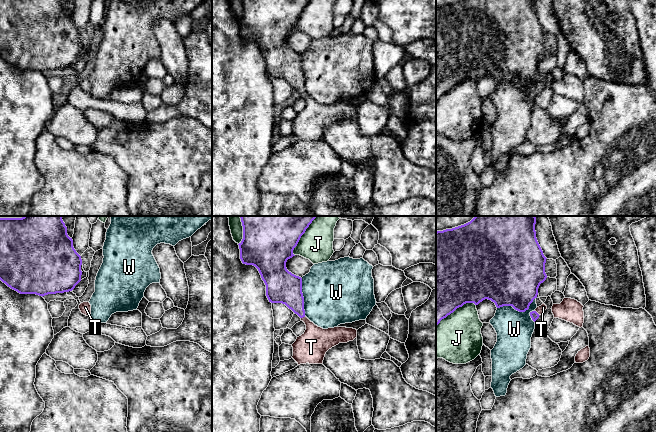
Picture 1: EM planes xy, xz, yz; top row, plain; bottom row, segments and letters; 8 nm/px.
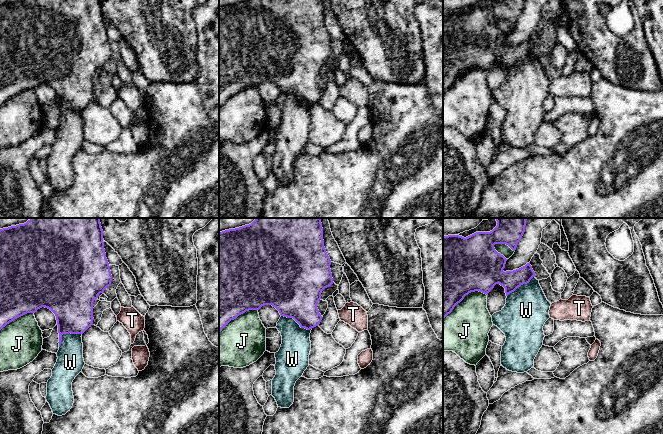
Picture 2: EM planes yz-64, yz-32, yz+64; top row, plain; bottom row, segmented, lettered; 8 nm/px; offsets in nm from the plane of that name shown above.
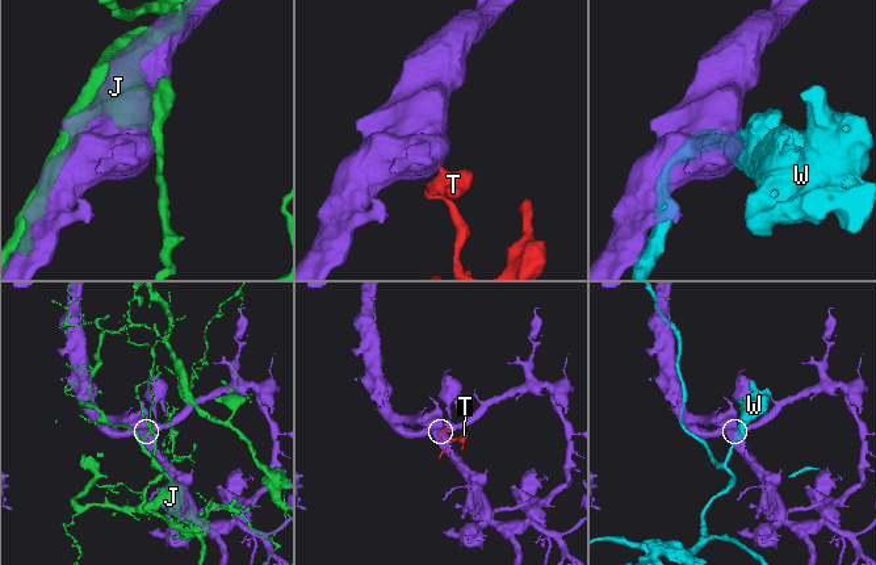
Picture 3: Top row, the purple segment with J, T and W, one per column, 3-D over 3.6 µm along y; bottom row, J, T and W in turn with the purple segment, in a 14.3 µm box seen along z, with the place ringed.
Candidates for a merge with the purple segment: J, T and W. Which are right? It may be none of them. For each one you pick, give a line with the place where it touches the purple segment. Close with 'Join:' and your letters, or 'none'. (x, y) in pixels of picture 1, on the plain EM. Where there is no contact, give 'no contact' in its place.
T: meets purple in yz at (537, 89)
Join: T

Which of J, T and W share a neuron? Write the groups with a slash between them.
J / T / W

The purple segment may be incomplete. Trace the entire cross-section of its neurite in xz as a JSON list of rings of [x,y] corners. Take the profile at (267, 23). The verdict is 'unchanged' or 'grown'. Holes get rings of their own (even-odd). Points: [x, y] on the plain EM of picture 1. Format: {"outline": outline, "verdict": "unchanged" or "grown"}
{"outline": [[[242,0],[243,15],[238,20],[243,40],[255,42],[266,61],[266,72],[271,79],[282,79],[297,90],[306,101],[305,108],[292,120],[292,134],[300,140],[322,140],[326,128],[339,119],[353,117],[357,106],[346,103],[323,105],[305,92],[302,54],[286,44],[288,35],[295,32],[294,24],[310,0]]], "verdict": "grown"}

